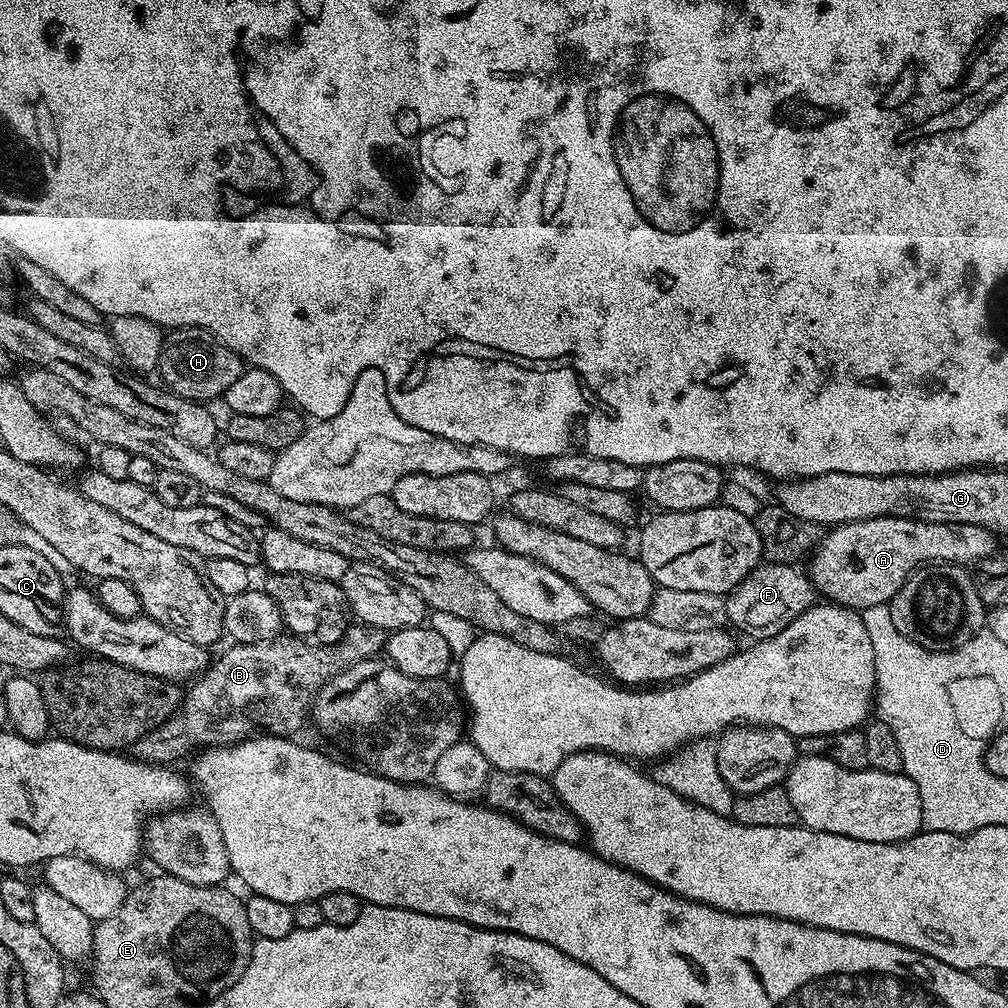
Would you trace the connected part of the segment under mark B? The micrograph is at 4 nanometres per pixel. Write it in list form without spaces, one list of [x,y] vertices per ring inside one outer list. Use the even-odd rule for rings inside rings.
[[[356,622],[349,626],[346,634],[336,644],[312,643],[291,634],[281,634],[273,640],[263,640],[257,644],[233,643],[232,648],[226,649],[217,660],[215,657],[209,663],[199,679],[191,685],[193,688],[183,693],[180,709],[164,720],[162,726],[158,726],[153,732],[147,732],[132,744],[130,755],[142,764],[172,766],[177,763],[175,760],[182,759],[187,752],[219,748],[229,742],[247,740],[257,733],[295,737],[304,720],[306,724],[309,719],[312,702],[321,686],[342,670],[363,660],[379,657],[388,638],[389,633],[384,629],[369,628],[366,624]]]

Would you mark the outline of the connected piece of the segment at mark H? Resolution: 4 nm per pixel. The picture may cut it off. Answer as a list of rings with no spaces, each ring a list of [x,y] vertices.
[[[173,328],[164,337],[159,379],[163,387],[176,396],[201,402],[219,401],[231,384],[238,379],[238,374],[245,370],[245,361],[230,346],[226,346],[213,333],[204,328]]]

